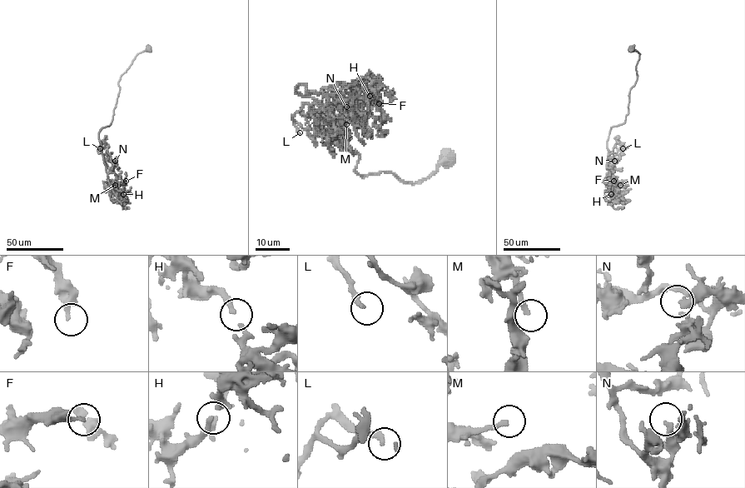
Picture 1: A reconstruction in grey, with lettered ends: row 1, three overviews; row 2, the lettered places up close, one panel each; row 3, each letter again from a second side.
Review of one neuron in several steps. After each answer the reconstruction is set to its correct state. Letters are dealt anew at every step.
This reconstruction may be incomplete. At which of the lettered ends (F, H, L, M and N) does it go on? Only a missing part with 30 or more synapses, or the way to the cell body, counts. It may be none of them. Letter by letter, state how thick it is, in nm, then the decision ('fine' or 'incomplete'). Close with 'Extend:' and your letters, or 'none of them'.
F: calibre 320 nm; fine
H: calibre 160 nm; fine
L: calibre 240 nm; fine
M: calibre 200 nm; incomplete
N: calibre 200 nm; fine
Extend: M

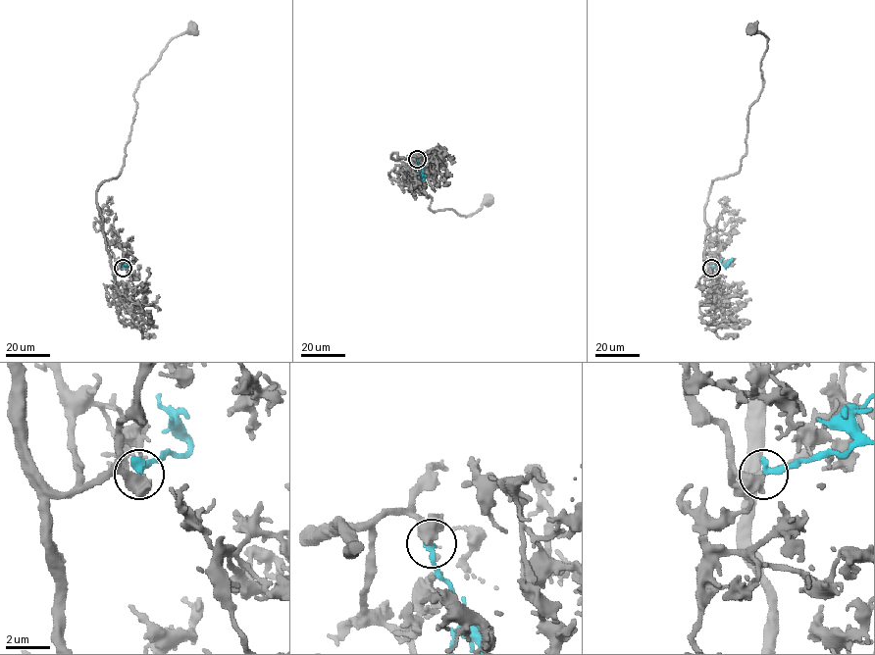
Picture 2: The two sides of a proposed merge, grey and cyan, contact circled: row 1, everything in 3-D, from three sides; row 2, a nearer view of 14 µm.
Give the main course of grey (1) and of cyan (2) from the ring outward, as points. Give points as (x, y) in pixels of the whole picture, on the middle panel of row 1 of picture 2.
1: (417, 160), (390, 156), (411, 173), (420, 195), (432, 198), (433, 211), (449, 209), (467, 216), (487, 200)
2: (417, 160), (424, 176), (421, 179)

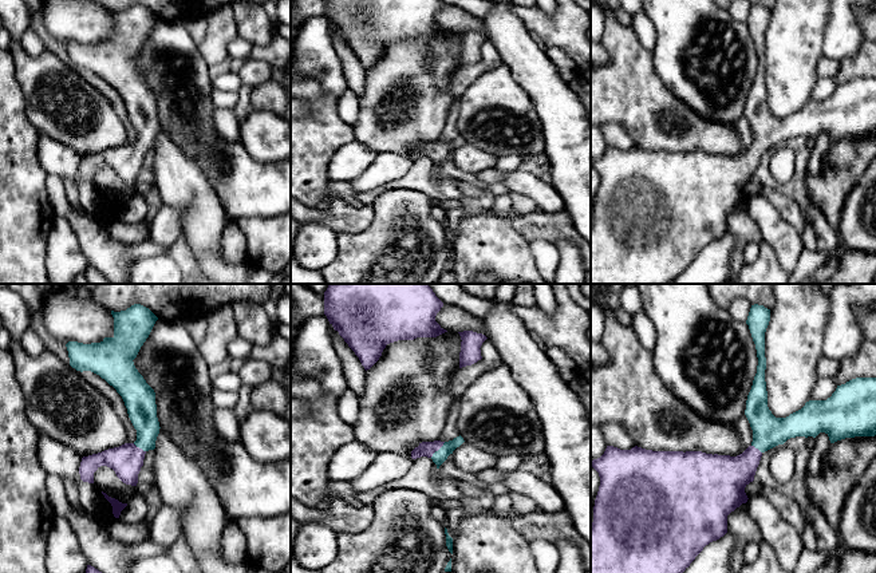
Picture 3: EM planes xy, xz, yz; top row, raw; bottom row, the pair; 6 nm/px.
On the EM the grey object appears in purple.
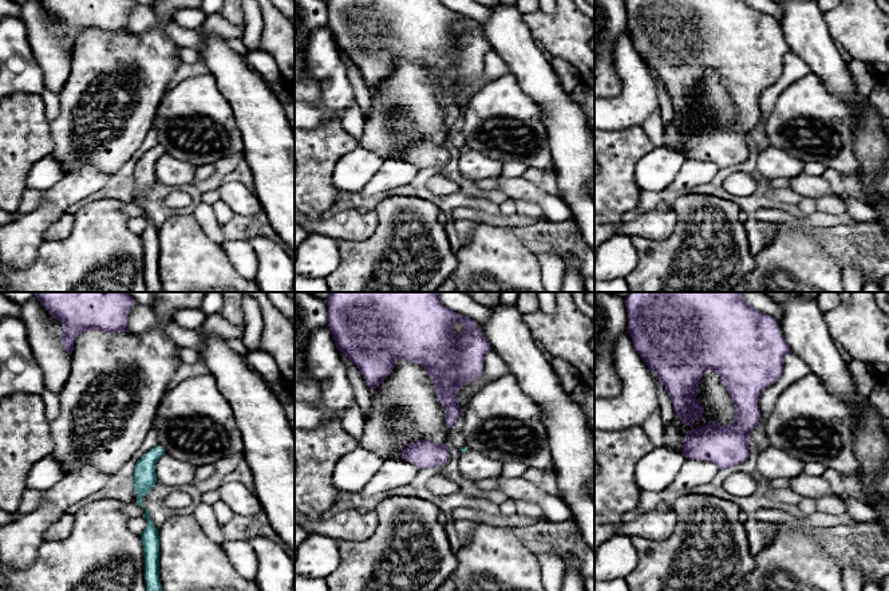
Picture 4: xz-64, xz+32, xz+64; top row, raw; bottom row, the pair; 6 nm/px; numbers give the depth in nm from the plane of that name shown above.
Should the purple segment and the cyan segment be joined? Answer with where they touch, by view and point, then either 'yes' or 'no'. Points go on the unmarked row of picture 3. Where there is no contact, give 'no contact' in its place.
xz (437, 150) | yes

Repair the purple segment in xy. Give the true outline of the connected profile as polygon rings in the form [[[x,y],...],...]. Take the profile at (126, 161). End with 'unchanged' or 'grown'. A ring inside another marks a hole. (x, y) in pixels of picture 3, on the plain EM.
[[[141,4],[121,12],[111,11],[111,15],[113,37],[91,44],[68,42],[66,47],[72,68],[99,75],[122,96],[137,130],[137,141],[83,157],[79,174],[83,182],[94,183],[94,173],[100,166],[107,166],[123,183],[137,186],[145,154],[155,149],[161,127],[157,118],[155,92],[138,72],[133,60],[158,17]]] | grown

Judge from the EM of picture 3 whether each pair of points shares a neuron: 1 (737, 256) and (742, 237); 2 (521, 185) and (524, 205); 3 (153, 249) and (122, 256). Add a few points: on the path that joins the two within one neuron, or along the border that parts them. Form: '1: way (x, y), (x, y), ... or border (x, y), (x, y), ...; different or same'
1: way (737, 252), (741, 241); same
2: border (510, 190), (527, 194), (537, 208); different
3: way (145, 249), (130, 252); same

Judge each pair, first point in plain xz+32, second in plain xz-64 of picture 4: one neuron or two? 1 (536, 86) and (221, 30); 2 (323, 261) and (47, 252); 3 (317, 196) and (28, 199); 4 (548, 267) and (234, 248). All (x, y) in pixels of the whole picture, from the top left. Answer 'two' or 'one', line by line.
1: two
2: two
3: two
4: one

